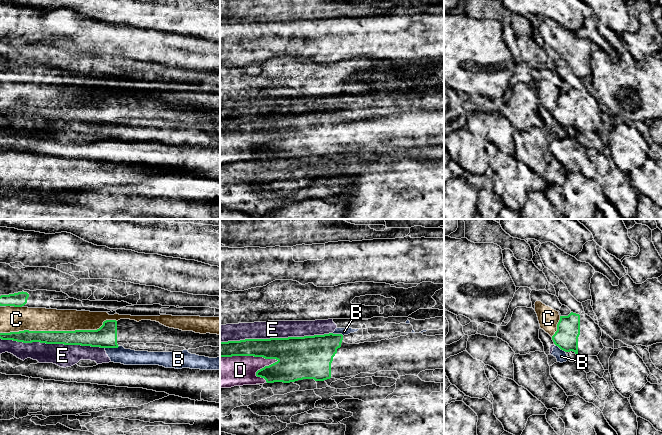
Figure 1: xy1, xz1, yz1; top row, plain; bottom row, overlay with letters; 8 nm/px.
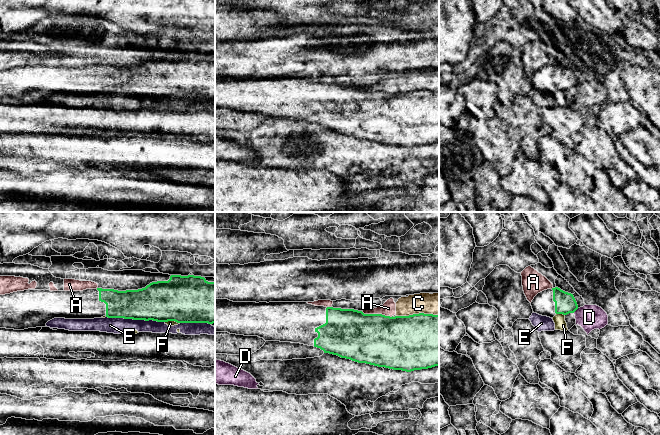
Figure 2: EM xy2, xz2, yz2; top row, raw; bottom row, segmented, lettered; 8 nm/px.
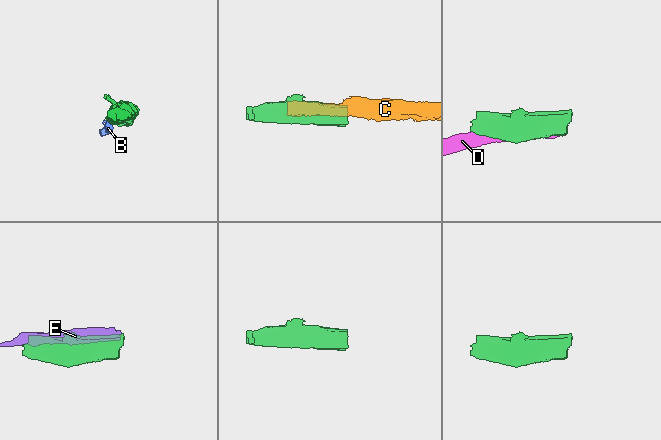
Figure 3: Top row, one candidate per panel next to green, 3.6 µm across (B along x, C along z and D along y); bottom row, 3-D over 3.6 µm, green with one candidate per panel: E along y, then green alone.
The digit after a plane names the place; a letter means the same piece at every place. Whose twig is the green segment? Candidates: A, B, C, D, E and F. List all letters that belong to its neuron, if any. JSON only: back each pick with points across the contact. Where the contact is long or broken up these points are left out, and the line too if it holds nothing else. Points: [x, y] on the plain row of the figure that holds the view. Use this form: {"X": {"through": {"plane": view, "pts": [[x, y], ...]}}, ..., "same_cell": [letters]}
{"same_cell": []}

